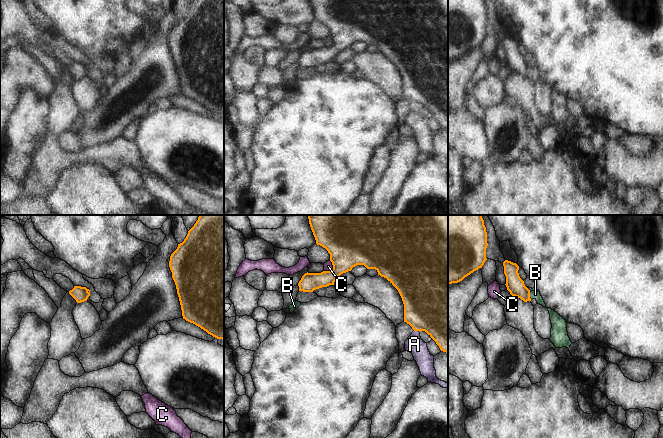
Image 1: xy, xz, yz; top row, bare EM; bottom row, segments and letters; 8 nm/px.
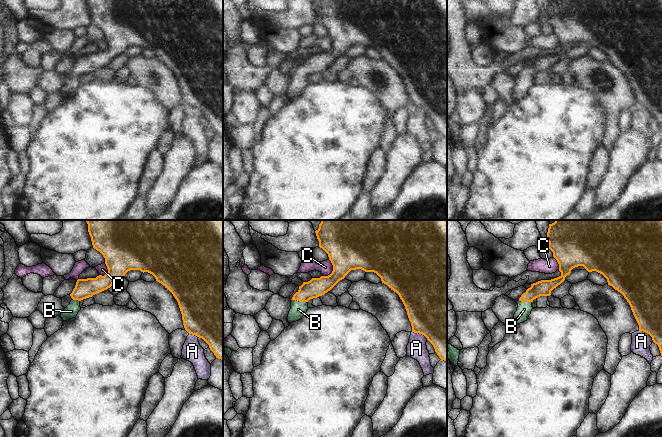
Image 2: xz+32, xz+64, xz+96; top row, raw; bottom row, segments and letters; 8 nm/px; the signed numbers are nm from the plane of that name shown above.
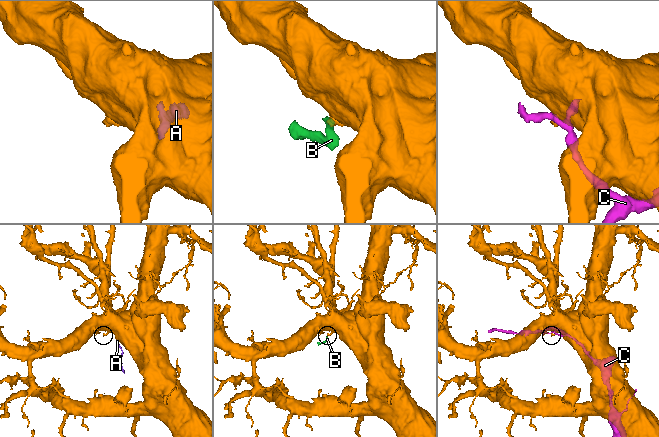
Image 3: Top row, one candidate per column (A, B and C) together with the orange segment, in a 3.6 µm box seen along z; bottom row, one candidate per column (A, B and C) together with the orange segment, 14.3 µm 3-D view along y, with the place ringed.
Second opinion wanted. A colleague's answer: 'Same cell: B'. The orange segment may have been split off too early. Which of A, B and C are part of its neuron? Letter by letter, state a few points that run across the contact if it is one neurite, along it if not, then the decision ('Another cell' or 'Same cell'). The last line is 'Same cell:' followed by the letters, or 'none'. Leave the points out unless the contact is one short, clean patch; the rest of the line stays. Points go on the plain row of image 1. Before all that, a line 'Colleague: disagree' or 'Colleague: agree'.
Colleague: agree
A: Line: xz (414, 106), (419, 108). Another cell
B: Line: yz (515, 61), (529, 71), (535, 70). Same cell
C: Line: xz (330, 36), (332, 44), (324, 47). Another cell
Same cell: B

